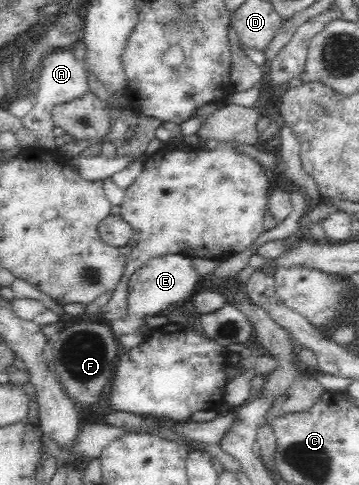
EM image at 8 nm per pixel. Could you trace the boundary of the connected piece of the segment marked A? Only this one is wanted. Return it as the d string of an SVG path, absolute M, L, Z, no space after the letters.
M71 48L45 54L40 66L41 70L36 75L36 93L33 96L33 107L20 119L22 126L35 134L36 149L57 151L58 147L54 143L55 124L51 117L52 107L55 104L67 103L90 94L88 74L85 71L84 63L74 57Z

